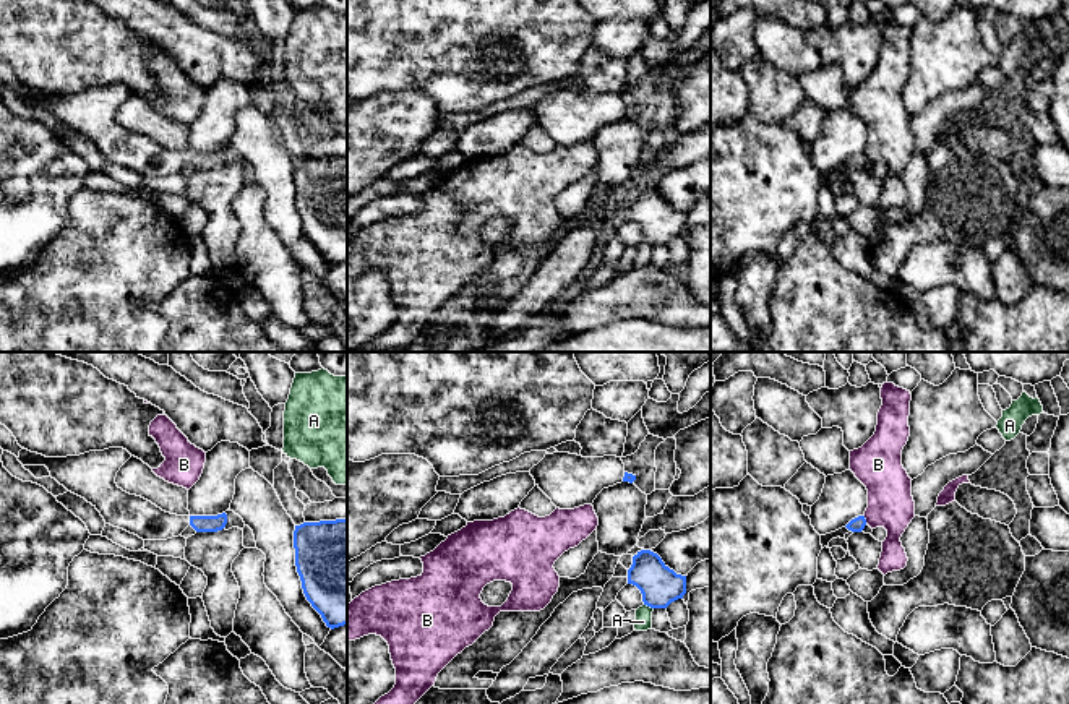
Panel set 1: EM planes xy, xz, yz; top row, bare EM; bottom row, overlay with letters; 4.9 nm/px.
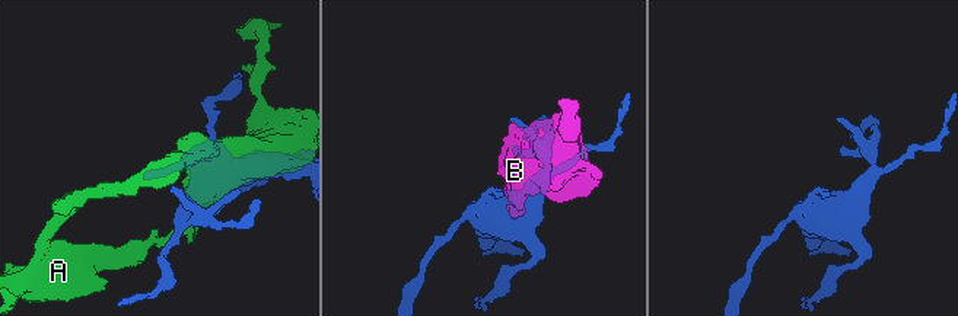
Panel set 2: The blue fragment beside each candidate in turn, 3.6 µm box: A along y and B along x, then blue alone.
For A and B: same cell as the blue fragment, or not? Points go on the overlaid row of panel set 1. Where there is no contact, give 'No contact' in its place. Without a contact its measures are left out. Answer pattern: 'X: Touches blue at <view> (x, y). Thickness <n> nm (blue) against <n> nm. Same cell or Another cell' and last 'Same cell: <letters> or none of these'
A: Touches blue at xz (649, 605). Thickness 200 nm (blue) against 90 nm. Another cell
B: Touches blue at yz (865, 519). Thickness 70 nm (blue) against 220 nm. Another cell
Same cell: none of these

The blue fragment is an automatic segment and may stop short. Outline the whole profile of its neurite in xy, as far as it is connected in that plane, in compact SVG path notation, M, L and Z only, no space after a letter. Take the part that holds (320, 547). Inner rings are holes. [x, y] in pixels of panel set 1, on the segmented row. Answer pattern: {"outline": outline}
{"outline": "M347 519L295 526L294 548L307 600L328 628L347 625Z"}

